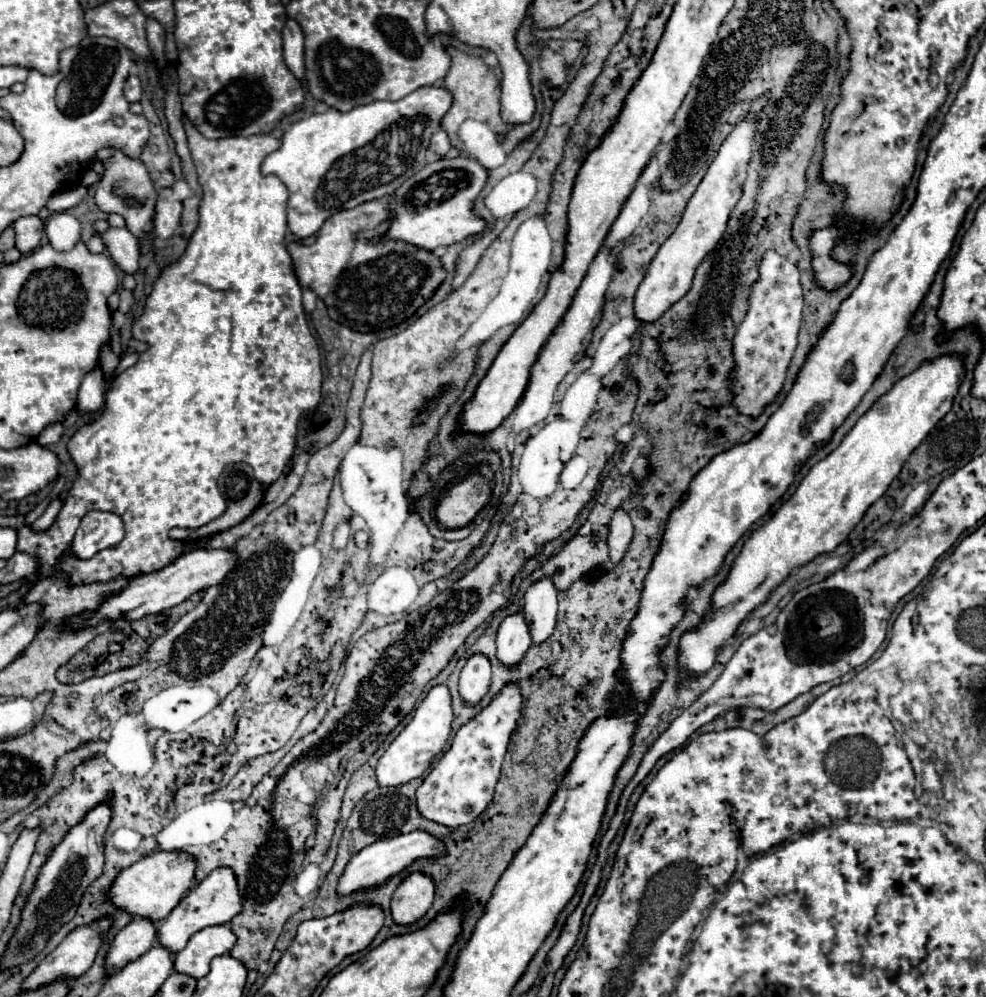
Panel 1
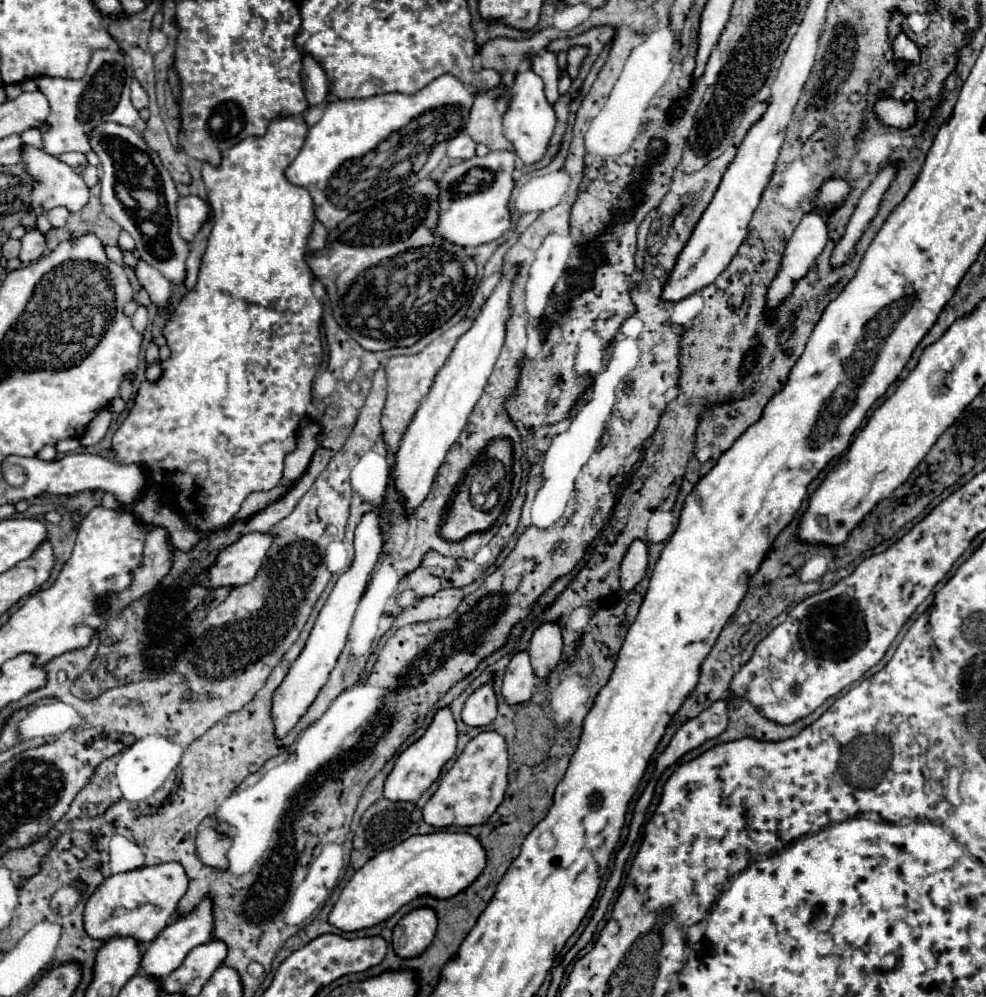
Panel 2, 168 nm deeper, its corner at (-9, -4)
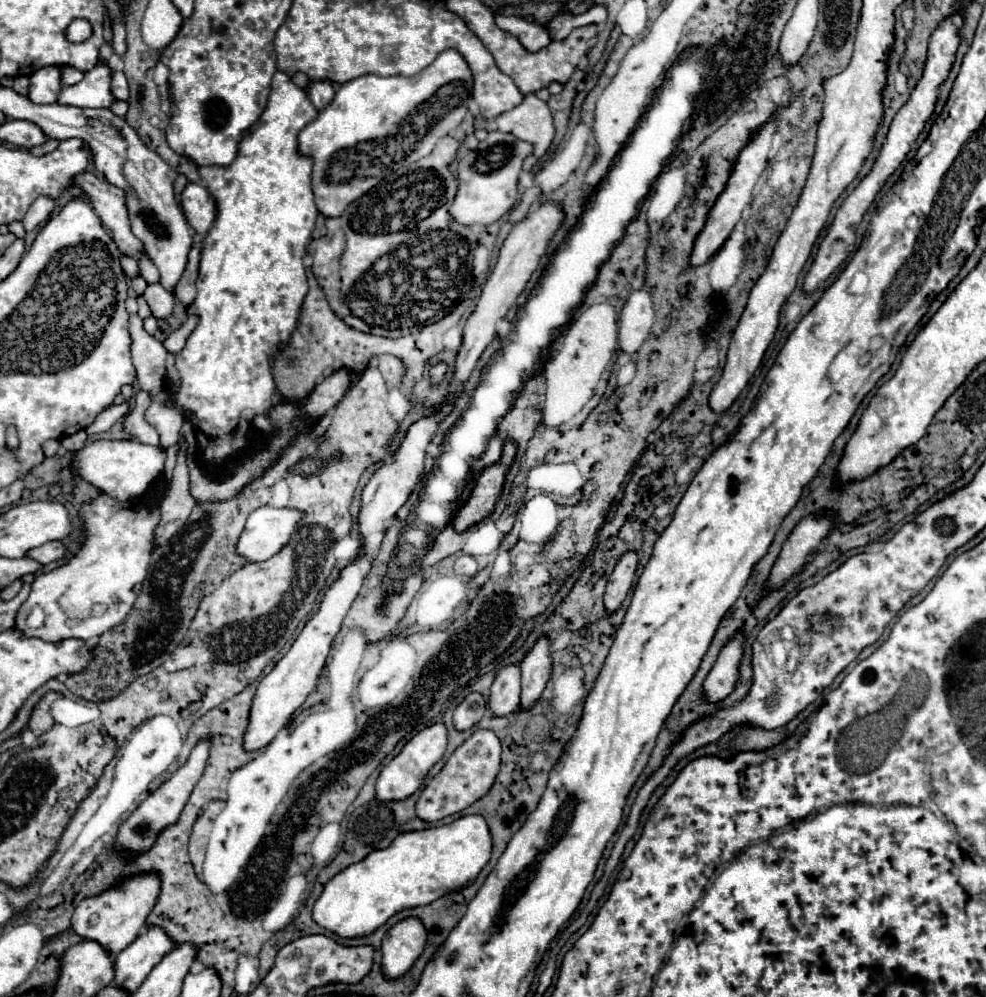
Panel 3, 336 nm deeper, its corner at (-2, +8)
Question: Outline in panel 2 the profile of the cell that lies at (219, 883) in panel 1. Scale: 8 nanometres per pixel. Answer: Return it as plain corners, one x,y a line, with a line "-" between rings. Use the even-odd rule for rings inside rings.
198,906
198,914
194,914
194,918
174,920
172,924
166,926
166,930
162,930
158,938
154,938
154,942
150,942
150,946
146,946
146,950
142,952
140,970
146,976
152,976
154,980
162,980
182,964
182,960
192,948
206,944
208,940
210,940
210,906

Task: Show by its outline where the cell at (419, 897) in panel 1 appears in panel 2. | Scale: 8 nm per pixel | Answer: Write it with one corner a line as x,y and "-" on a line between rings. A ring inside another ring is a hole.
416,908
404,916
392,934
392,946
400,958
420,956
436,934
436,914
430,908

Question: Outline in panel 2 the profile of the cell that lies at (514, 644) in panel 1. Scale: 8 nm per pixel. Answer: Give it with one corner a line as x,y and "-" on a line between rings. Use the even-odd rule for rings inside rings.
520,652
512,658
504,682
502,682
502,696
508,706
516,706
522,702
528,702
532,698
532,692
538,684
538,678
534,678
534,670
530,666
528,652

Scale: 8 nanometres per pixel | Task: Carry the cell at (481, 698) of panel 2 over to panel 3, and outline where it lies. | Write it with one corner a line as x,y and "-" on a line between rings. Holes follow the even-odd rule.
471,692
465,696
465,700
455,708
453,724
457,730
469,730
473,728
485,714
485,700
479,692

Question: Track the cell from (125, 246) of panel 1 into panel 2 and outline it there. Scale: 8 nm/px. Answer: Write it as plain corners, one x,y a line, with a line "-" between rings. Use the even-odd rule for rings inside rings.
138,260
138,262
140,262
138,270
136,270
138,282
150,294
152,304
156,304
158,308
164,308
172,296
170,282
166,282
166,278
162,278
162,274
158,274
158,270
154,270
150,264
144,264
142,260

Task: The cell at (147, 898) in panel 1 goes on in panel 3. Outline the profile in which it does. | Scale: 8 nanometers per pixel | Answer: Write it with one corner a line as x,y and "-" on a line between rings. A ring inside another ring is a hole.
155,874
125,876
115,886
77,904
73,912
73,930
83,938
99,942
111,954
119,954
147,924
147,914
151,912
151,906
155,906
155,898
159,898
159,878
155,878

